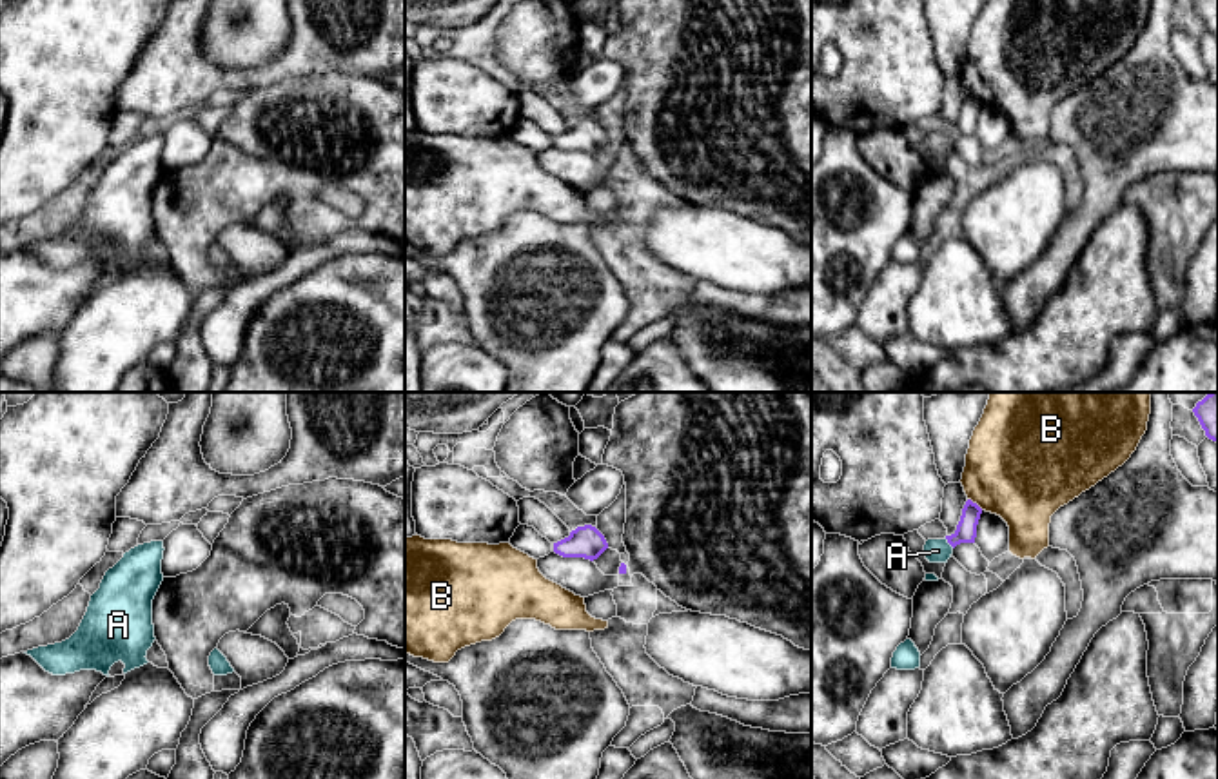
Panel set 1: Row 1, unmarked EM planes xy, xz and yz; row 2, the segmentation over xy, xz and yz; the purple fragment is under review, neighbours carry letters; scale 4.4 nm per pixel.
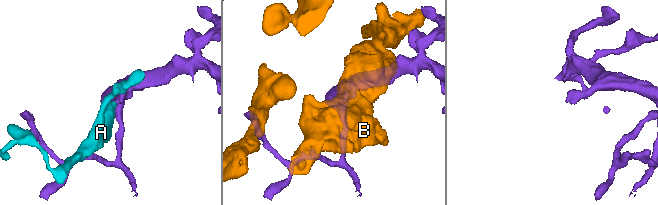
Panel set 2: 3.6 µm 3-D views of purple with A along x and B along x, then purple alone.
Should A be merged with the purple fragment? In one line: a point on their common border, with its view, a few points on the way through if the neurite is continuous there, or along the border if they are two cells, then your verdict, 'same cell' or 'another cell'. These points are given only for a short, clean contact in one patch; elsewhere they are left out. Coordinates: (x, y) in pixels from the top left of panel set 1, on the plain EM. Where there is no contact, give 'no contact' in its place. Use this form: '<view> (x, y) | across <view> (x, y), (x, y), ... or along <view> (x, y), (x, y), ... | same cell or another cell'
yz (950, 137) | across yz (966, 124), (950, 137), (937, 144) | same cell

